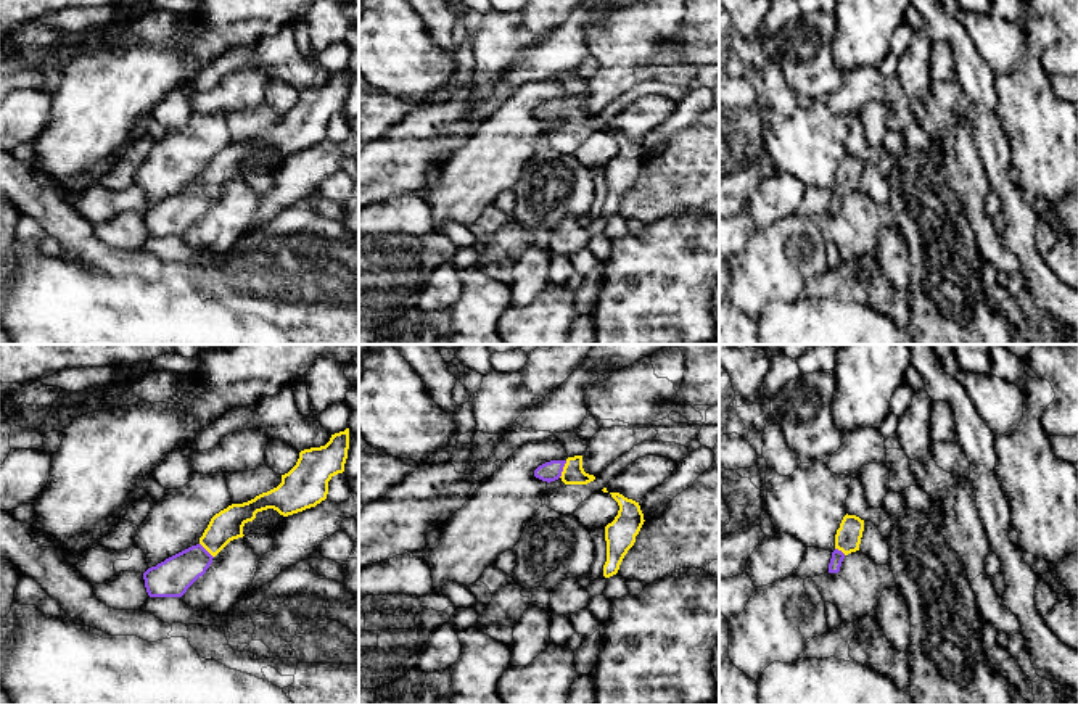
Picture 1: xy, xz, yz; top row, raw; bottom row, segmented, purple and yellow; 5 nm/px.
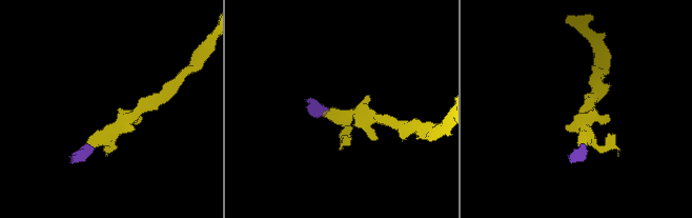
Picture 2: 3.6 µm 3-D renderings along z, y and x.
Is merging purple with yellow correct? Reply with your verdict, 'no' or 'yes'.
yes

